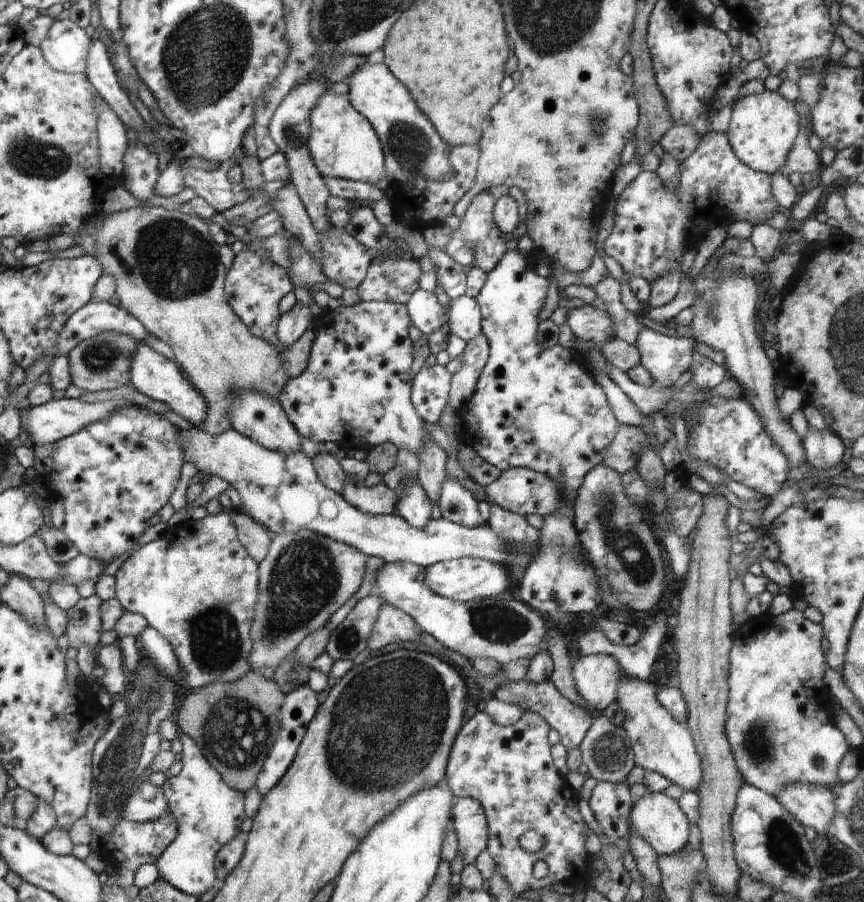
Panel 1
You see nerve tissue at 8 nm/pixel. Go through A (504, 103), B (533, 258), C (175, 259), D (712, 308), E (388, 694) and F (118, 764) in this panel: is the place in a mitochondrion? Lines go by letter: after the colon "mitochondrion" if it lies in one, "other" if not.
A: other
B: other
C: mitochondrion
D: mitochondrion
E: mitochondrion
F: mitochondrion

